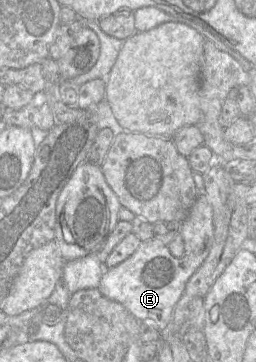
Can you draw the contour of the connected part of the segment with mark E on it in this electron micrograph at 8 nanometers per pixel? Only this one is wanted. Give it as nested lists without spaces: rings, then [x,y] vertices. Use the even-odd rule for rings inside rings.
[[[205,193],[198,194],[181,223],[179,234],[184,241],[185,251],[182,257],[174,257],[168,246],[159,240],[141,242],[138,249],[125,261],[113,268],[105,267],[99,286],[105,297],[122,304],[138,321],[152,324],[160,332],[171,321],[174,307],[188,280],[202,265],[213,243],[213,209]]]

